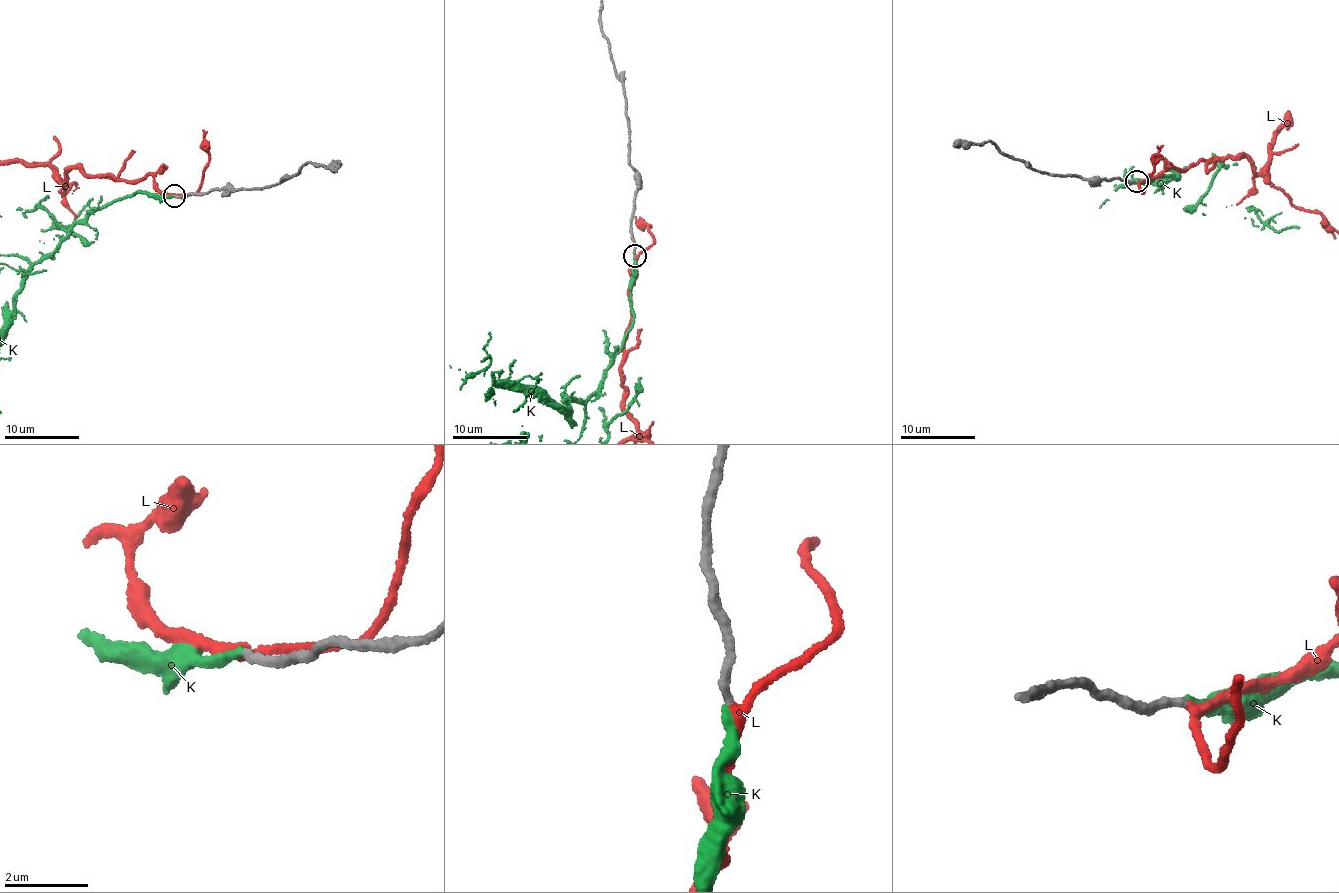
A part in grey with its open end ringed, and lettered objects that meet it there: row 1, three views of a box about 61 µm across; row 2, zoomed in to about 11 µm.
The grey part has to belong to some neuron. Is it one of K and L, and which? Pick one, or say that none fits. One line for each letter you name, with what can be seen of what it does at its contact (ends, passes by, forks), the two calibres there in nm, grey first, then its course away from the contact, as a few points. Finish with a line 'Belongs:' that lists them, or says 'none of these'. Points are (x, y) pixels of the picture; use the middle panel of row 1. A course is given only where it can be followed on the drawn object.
L: It passes by. Thickness 220 nm (grey) against 240 nm
Belongs: L

